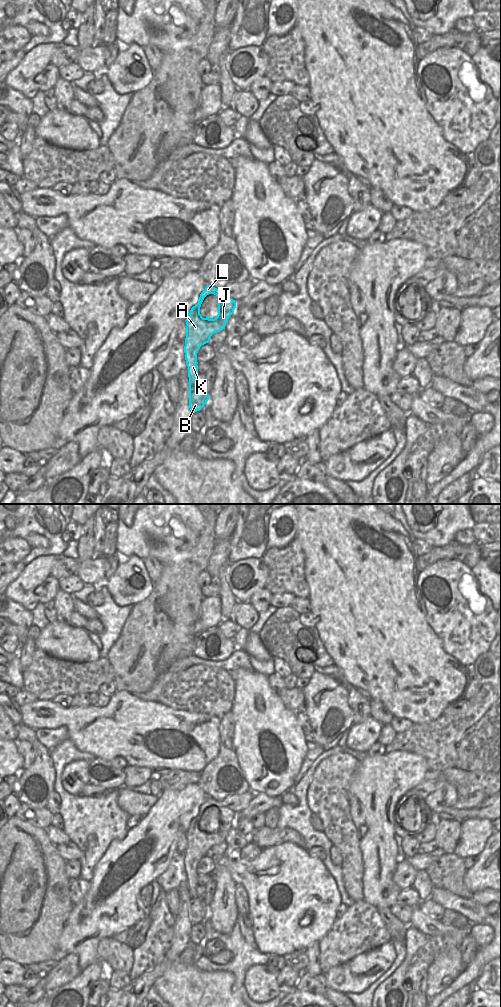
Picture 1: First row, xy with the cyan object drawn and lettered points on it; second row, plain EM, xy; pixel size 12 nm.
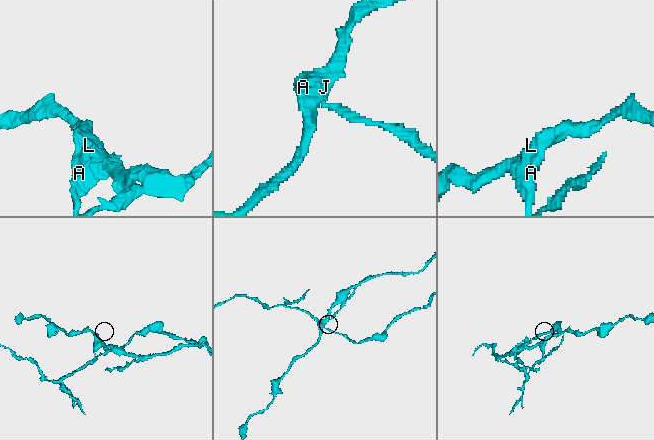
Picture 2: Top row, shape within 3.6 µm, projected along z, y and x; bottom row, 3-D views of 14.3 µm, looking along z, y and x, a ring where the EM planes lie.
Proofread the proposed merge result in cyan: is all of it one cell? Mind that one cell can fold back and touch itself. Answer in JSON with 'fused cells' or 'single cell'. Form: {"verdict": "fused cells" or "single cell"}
{"verdict": "fused cells"}

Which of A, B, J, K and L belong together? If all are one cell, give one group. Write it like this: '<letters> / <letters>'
A J K L / B

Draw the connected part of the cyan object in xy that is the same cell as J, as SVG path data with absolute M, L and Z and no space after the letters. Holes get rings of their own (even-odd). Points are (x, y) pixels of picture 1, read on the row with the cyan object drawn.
M208 284L200 294L198 303L191 308L185 320L186 338L184 346L185 360L188 367L189 388L198 386L196 382L196 376L198 374L197 353L200 347L208 343L214 333L225 329L228 319L234 313L235 308L235 300L227 295L222 295L221 290ZM209 294L214 294L218 297L218 315L214 319L210 319L209 315L203 318L200 314L201 304Z

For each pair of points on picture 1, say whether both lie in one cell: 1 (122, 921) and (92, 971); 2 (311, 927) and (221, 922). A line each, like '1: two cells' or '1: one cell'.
1: two cells
2: two cells

